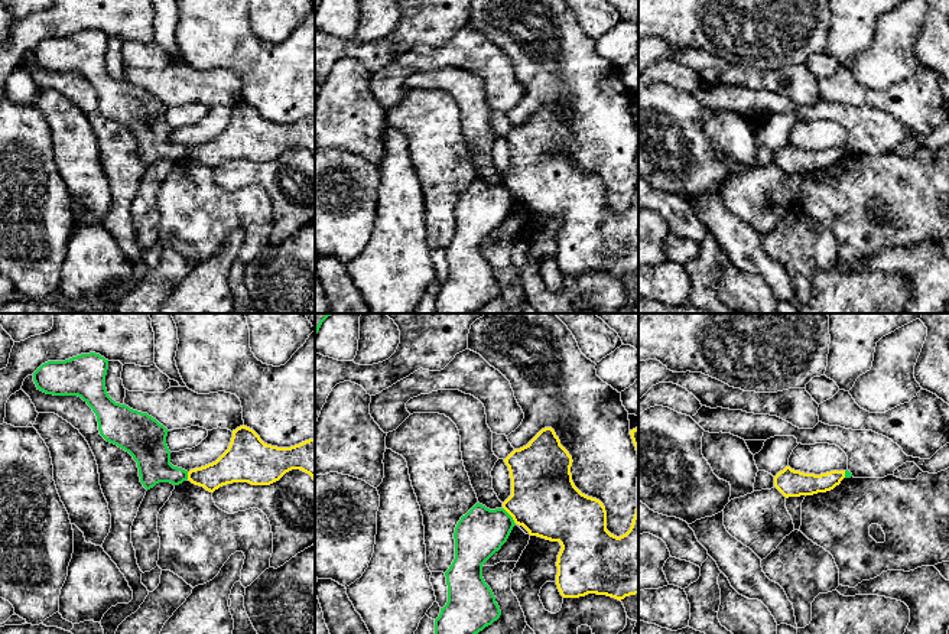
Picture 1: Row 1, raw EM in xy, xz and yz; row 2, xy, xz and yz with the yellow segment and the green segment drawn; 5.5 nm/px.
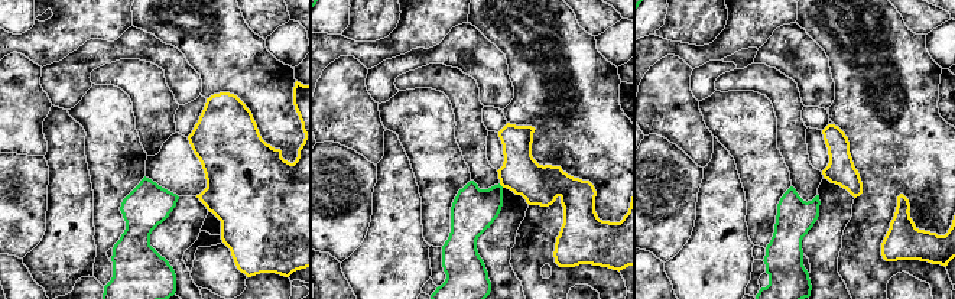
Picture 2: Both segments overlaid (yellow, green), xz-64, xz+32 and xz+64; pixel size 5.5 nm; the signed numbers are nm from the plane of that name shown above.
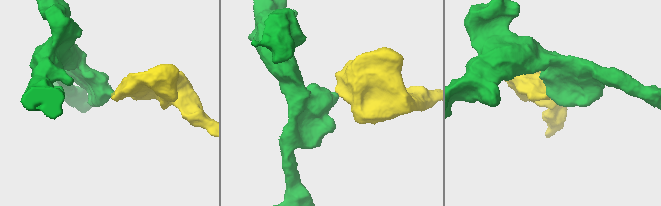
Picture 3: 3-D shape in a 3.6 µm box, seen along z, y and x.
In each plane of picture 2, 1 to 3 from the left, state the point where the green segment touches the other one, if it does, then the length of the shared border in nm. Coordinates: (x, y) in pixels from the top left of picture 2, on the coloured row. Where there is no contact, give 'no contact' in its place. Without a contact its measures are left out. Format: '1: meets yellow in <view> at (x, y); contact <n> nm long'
1: no contact
2: meets yellow in xz+32 at (502, 185); contact 40 nm long
3: no contact

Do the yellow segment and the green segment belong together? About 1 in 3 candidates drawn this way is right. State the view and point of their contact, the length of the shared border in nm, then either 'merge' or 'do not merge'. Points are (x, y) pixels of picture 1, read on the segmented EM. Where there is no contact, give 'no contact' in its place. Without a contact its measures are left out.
xz (510, 514) | 120 nm | do not merge

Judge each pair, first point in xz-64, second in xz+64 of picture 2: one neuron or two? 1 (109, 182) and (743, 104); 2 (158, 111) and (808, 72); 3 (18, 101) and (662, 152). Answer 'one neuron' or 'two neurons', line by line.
1: one neuron
2: two neurons
3: two neurons

